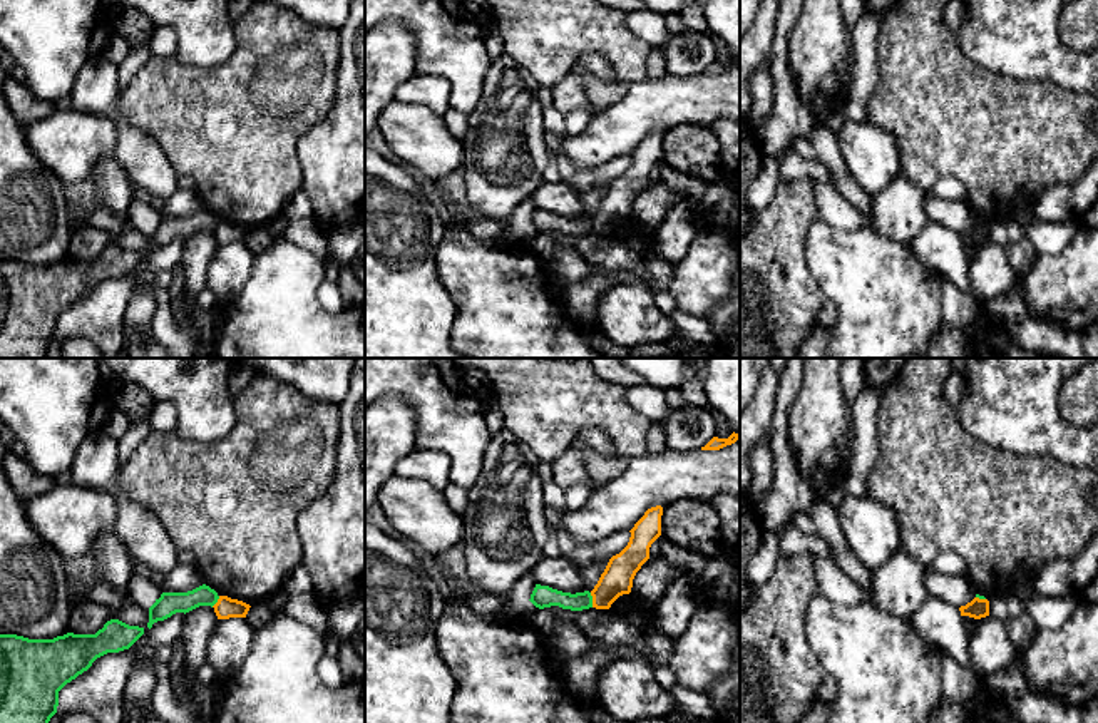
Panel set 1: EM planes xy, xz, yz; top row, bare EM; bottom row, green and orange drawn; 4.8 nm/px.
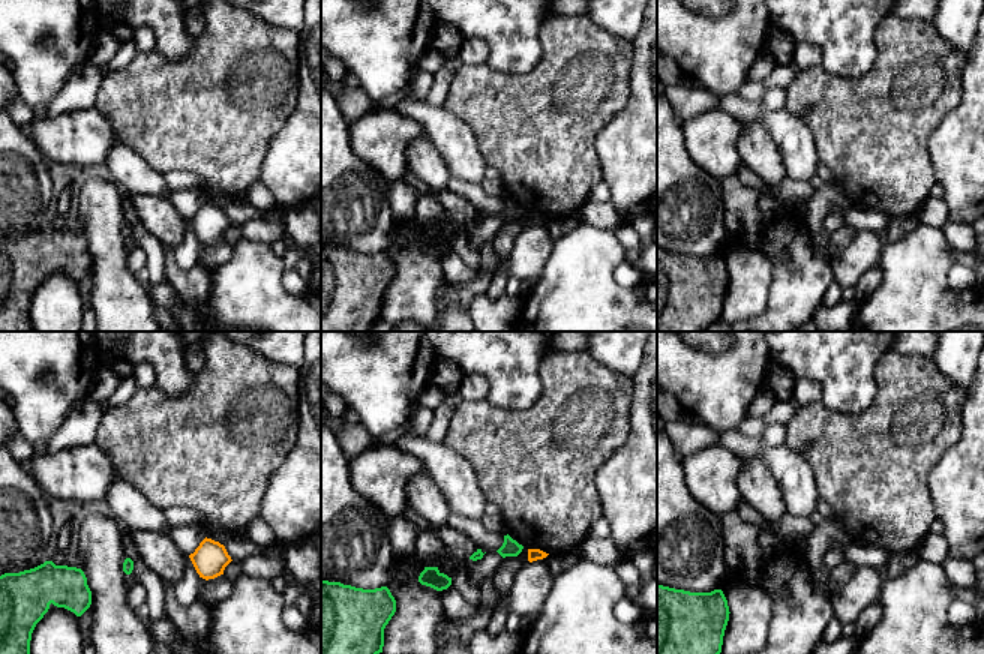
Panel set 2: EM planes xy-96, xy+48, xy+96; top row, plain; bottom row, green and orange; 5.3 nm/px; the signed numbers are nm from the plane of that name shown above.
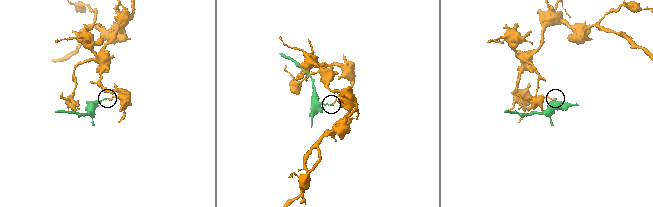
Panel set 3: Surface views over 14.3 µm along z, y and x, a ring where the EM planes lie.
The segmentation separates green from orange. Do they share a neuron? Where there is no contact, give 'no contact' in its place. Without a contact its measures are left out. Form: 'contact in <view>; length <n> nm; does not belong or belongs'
contact in xz; length 70 nm; does not belong

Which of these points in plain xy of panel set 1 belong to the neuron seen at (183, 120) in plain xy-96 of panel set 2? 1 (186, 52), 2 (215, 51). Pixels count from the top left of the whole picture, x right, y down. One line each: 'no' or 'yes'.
1: no
2: no

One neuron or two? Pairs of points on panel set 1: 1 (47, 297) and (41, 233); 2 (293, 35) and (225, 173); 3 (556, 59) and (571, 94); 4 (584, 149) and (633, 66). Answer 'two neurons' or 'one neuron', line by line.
1: one neuron
2: one neuron
3: two neurons
4: two neurons

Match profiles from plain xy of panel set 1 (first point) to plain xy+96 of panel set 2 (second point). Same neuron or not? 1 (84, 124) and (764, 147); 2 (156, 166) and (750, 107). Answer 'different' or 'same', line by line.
1: different
2: same

